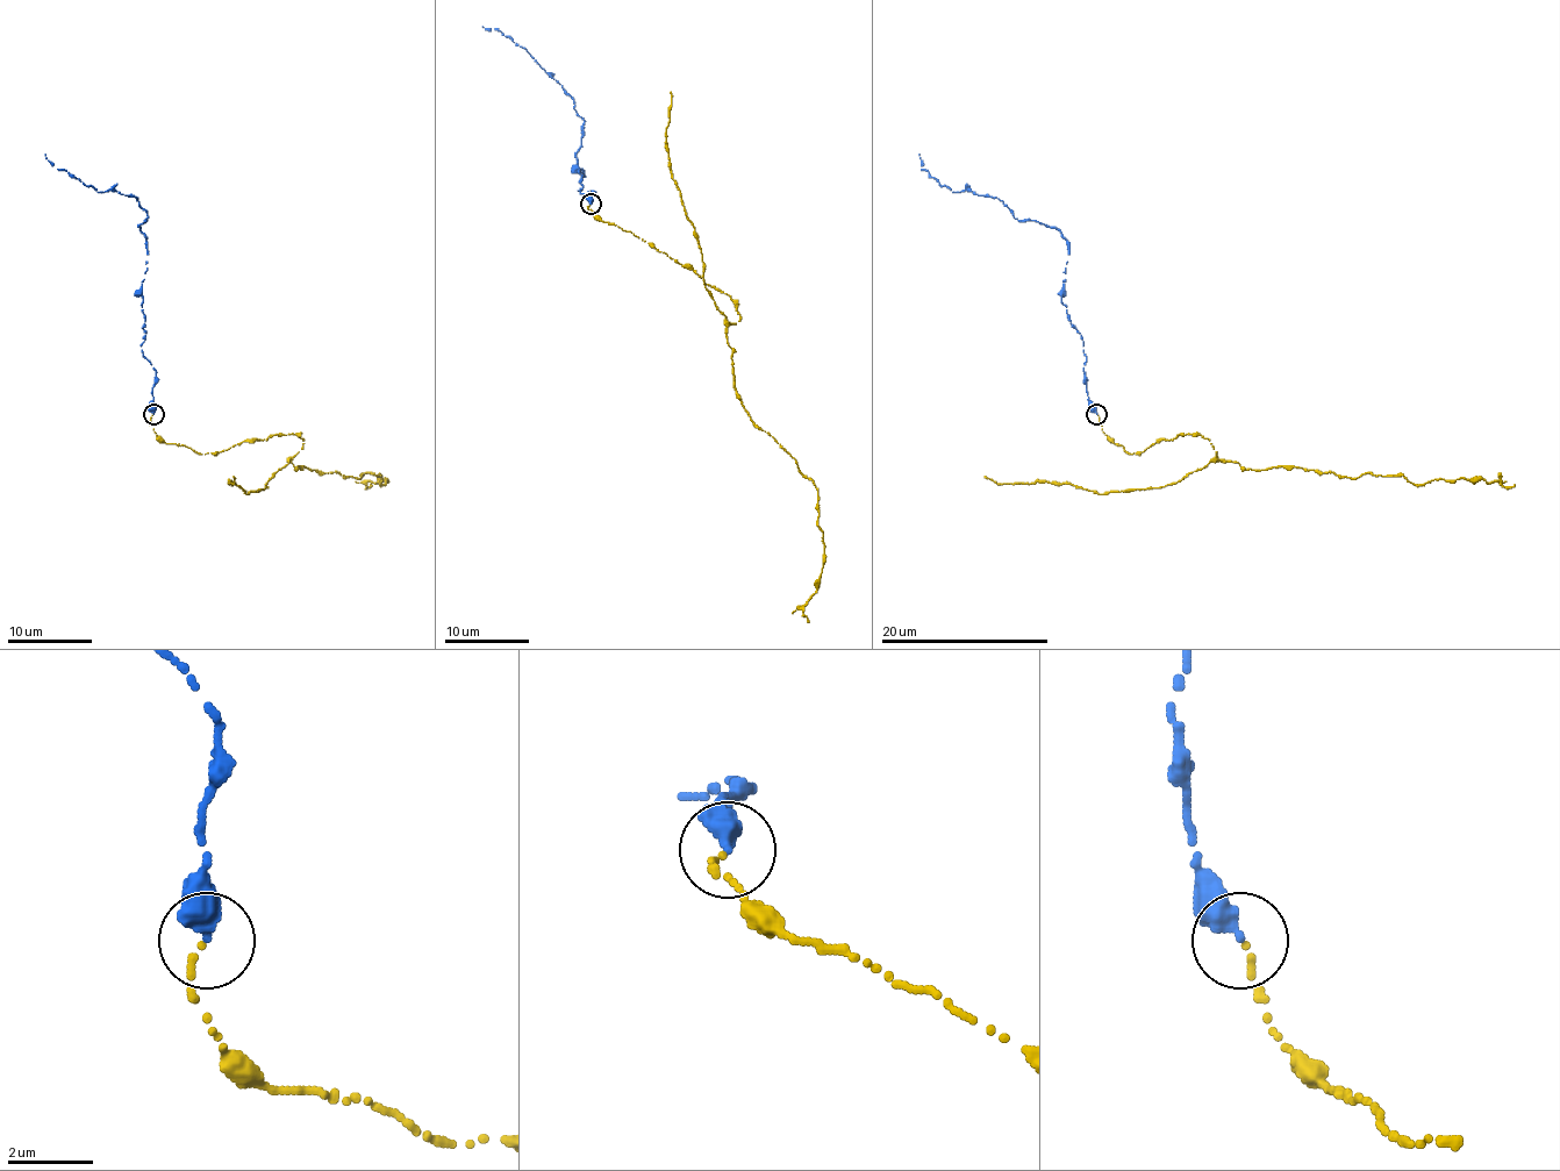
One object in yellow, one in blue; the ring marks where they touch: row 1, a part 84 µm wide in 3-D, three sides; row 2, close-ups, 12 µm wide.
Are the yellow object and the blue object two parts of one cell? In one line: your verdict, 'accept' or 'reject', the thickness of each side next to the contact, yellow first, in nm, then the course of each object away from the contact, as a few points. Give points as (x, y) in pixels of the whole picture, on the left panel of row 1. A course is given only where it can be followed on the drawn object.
accept; 140 nm thick on the yellow side, 360 nm on the other; yellow runs (152, 415), (165, 443), (199, 454), (298, 434), (295, 470), (386, 478), (371, 485); blue runs (152, 413), (155, 371), (140, 344), (147, 236), (138, 226), (147, 212), (136, 197), (98, 192), (45, 155)

